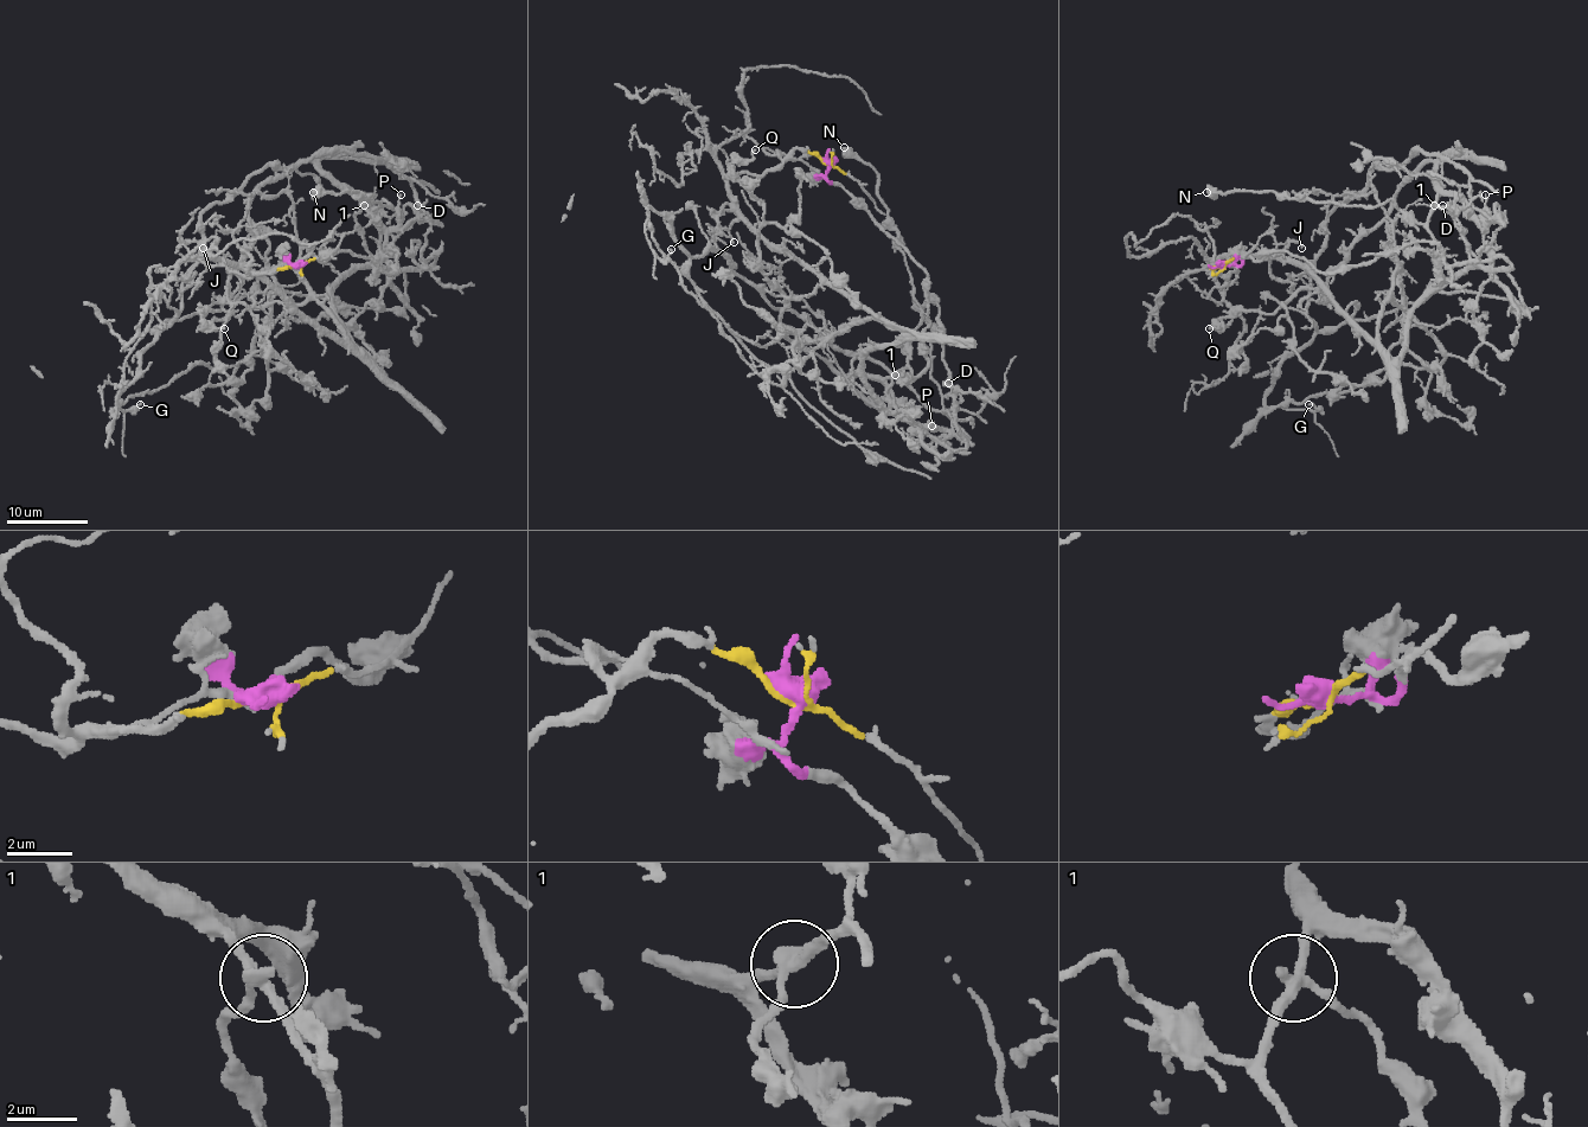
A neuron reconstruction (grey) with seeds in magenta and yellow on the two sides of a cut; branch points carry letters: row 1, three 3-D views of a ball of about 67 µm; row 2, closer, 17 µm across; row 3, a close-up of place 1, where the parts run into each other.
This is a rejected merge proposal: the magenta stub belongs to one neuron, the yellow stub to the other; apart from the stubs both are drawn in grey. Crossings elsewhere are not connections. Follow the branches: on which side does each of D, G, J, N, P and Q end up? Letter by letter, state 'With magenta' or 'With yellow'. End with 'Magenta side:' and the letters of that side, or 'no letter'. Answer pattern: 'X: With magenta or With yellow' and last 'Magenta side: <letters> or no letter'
D: With yellow
G: With yellow
J: With yellow
N: With magenta
P: With magenta
Q: With magenta
Magenta side: N, P, Q

